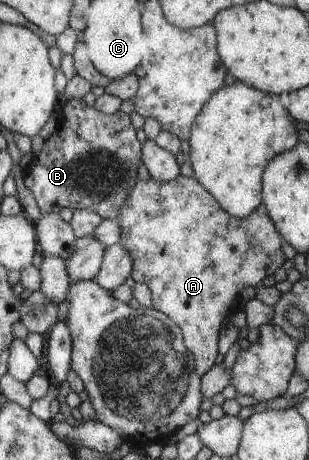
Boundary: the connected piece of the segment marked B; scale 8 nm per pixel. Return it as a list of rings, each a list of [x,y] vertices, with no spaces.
[[[82,98],[66,100],[58,112],[55,130],[47,141],[44,141],[41,152],[34,154],[23,175],[25,188],[33,192],[42,213],[48,211],[58,213],[62,208],[68,207],[73,211],[89,208],[97,212],[104,221],[114,221],[120,215],[121,208],[128,203],[129,192],[133,190],[134,183],[137,183],[136,174],[142,146],[128,115],[121,110],[107,115],[94,105],[89,106]]]

